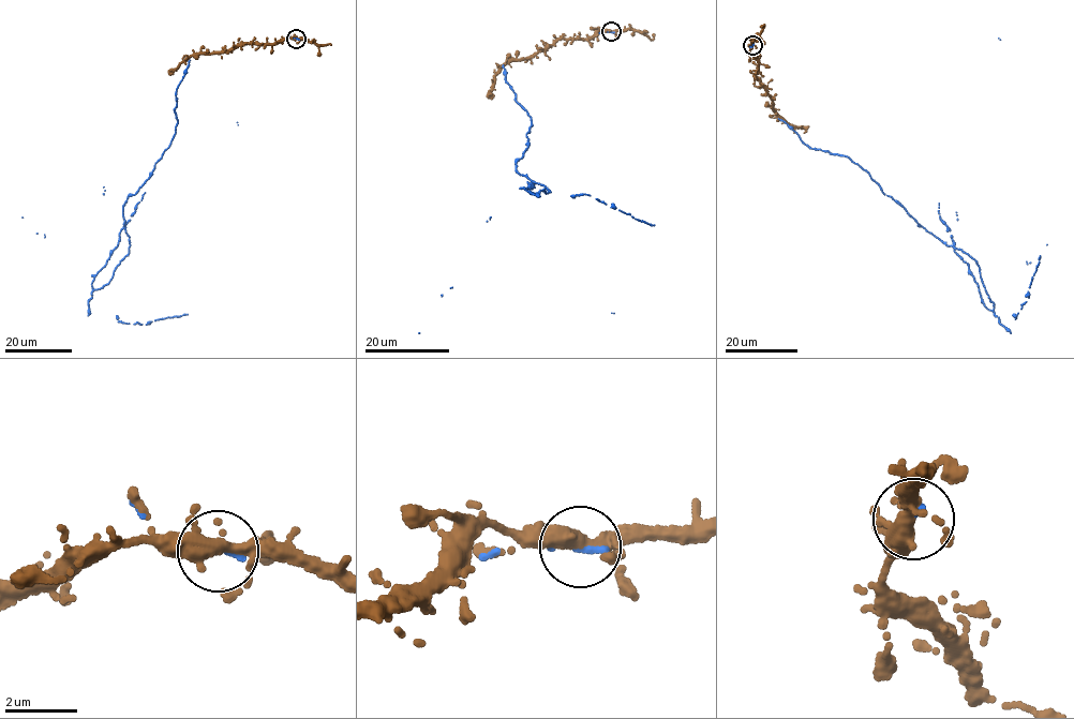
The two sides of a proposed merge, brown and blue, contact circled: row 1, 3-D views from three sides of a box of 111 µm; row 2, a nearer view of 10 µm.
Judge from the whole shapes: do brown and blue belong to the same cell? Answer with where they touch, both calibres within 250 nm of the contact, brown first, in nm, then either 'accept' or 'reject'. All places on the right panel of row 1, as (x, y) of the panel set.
(752, 45) | 320/190 nm | accept

